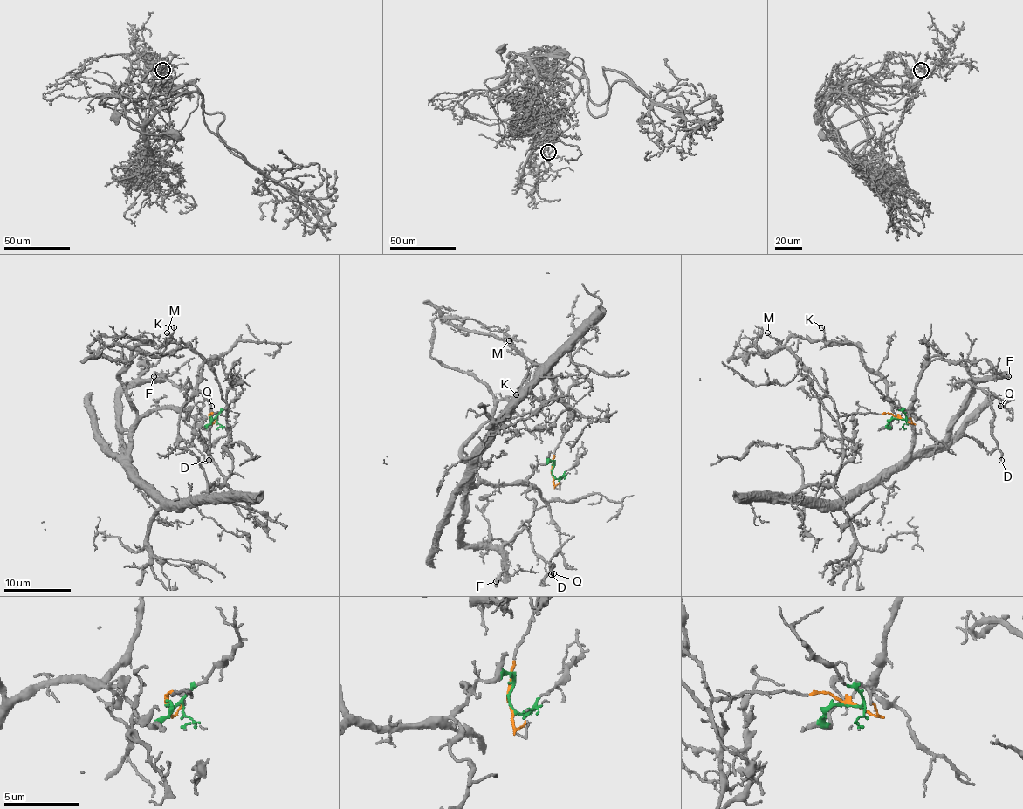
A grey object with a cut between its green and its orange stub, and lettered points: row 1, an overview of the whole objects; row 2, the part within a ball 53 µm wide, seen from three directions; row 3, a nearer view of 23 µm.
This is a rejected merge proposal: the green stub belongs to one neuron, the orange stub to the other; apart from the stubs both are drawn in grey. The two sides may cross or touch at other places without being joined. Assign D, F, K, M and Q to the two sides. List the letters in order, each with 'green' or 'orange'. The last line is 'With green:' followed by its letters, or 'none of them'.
D: green
F: green
K: green
M: orange
Q: green
With green: D, F, K, Q

